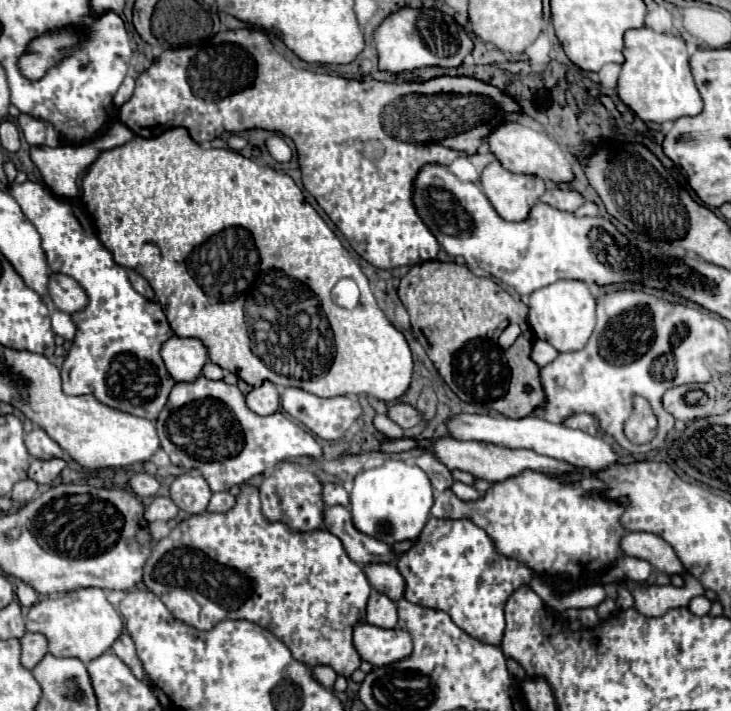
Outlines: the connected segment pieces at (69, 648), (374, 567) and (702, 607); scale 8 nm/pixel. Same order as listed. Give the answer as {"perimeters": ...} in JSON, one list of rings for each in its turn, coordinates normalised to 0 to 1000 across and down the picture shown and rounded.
{"perimeters":[[[[111,827],[89,835],[70,835],[42,852],[34,878],[40,889],[64,895],[67,917],[73,923],[97,923],[116,934],[149,917],[155,903],[168,892],[168,869],[146,847],[144,830],[138,827]]],[[[502,793],[499,807],[505,821],[510,821],[510,827],[521,835],[532,838],[538,847],[551,841],[557,821],[540,793]]],[[[948,841],[945,847],[943,847],[943,858],[948,861],[948,864],[953,864],[953,866],[964,866],[964,864],[970,864],[970,858],[973,858],[973,847],[967,844],[967,841]]]]}

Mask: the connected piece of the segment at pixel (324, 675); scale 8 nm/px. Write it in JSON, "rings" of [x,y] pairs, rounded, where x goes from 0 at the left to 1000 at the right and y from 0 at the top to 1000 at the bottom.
{"rings":[[[431,937],[431,940],[425,942],[425,948],[428,948],[428,954],[431,954],[439,965],[445,965],[445,968],[456,968],[456,959],[458,959],[458,954],[461,954],[458,942],[450,940],[450,937]]]}

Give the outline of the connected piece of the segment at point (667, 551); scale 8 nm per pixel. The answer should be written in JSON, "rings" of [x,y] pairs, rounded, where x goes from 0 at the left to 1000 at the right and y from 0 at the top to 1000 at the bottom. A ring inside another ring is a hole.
{"rings":[[[860,748],[850,759],[850,774],[858,782],[888,788],[893,799],[910,807],[937,807],[937,796],[926,785],[923,774],[904,757],[888,748]]]}

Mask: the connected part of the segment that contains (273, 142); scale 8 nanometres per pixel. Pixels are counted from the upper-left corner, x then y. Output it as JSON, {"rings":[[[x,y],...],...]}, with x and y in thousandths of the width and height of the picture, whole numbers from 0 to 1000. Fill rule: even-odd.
{"rings":[[[376,188],[363,197],[363,208],[379,228],[395,228],[398,219],[401,219],[395,203],[384,191],[376,191]]]}

